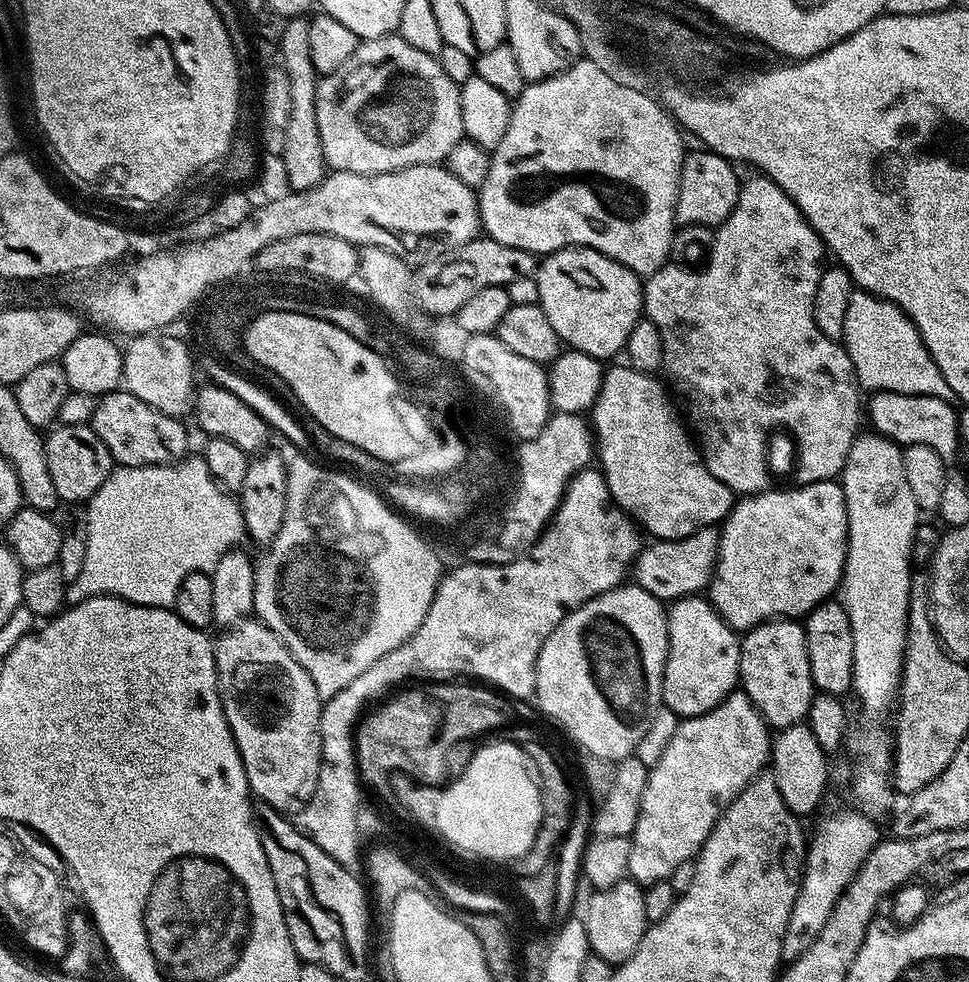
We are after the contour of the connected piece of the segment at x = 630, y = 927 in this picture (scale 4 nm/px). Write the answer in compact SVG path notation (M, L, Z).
M625 878L614 886L593 891L591 894L593 896L589 898L588 905L582 912L590 952L605 959L610 965L622 965L630 958L630 954L634 954L634 950L638 950L638 942L642 942L650 923L646 918L644 888L635 880Z

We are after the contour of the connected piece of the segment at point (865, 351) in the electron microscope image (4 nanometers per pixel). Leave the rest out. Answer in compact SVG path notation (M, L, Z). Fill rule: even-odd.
M853 291L850 306L846 306L844 349L856 371L856 382L869 393L897 392L911 396L933 396L951 401L953 399L942 370L926 350L920 331L912 318L888 300L881 300L871 292Z

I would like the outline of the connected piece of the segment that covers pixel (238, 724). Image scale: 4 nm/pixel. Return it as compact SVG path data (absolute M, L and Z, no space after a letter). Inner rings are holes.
M245 618L215 641L216 682L222 710L257 801L288 810L296 799L306 802L320 773L322 701L310 674L288 652L278 634L258 618Z

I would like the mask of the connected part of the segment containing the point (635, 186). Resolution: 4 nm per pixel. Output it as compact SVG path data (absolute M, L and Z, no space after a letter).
M579 59L571 68L556 76L548 76L544 80L529 83L512 104L512 117L506 126L506 134L502 134L502 142L491 149L492 161L490 174L486 182L478 190L480 197L480 222L482 232L487 239L502 242L502 246L514 246L518 250L526 250L537 254L558 252L561 248L592 248L596 252L606 254L622 266L641 278L647 278L669 263L672 251L672 237L677 231L676 203L680 189L680 171L686 155L685 137L675 120L659 103L651 100L649 93L638 93L637 90L626 89L598 70L593 62Z

